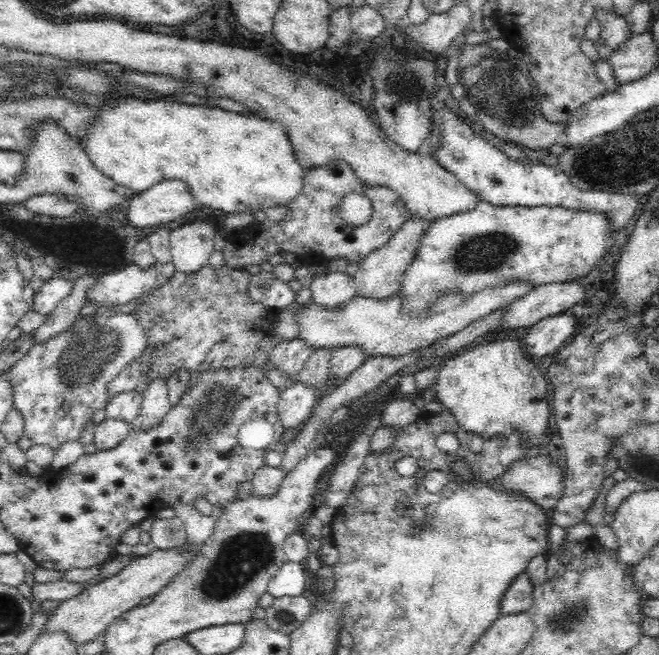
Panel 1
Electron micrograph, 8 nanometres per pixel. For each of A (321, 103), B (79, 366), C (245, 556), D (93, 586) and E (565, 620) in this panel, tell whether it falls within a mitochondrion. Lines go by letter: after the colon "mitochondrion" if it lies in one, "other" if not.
A: other
B: mitochondrion
C: mitochondrion
D: other
E: mitochondrion

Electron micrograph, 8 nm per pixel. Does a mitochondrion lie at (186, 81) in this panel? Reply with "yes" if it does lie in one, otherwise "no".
no

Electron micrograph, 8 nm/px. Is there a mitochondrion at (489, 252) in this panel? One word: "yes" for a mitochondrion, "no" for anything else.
yes

